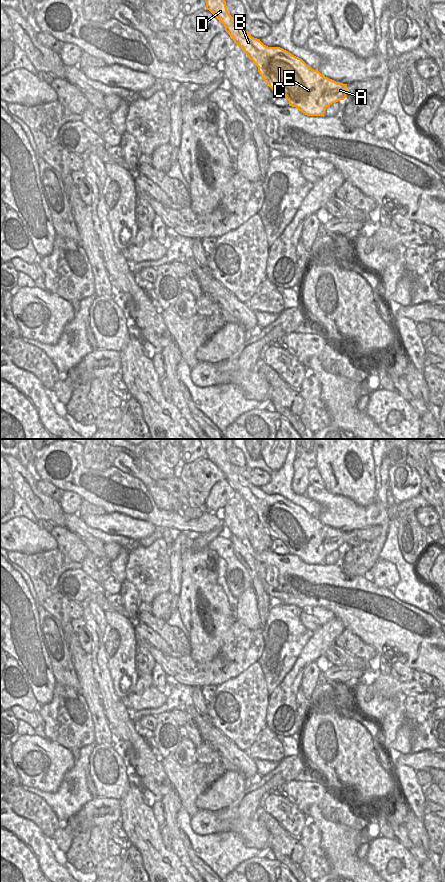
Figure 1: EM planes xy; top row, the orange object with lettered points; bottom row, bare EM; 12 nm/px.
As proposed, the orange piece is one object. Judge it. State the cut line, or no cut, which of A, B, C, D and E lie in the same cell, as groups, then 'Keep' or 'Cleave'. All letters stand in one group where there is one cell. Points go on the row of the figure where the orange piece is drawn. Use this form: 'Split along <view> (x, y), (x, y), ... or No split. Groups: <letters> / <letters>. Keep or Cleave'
No split. Groups: A B C D E. Keep.

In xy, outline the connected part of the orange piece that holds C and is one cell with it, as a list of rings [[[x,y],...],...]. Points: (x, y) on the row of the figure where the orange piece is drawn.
[[[205,0],[209,10],[225,27],[235,44],[242,48],[247,57],[258,67],[262,79],[273,91],[281,92],[289,101],[289,106],[296,107],[307,116],[323,116],[327,107],[339,100],[344,100],[347,94],[347,84],[338,83],[323,76],[318,70],[309,67],[298,58],[280,47],[268,47],[260,39],[252,37],[235,22],[226,7],[225,0]]]

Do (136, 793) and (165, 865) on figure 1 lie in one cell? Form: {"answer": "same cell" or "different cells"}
{"answer": "same cell"}

